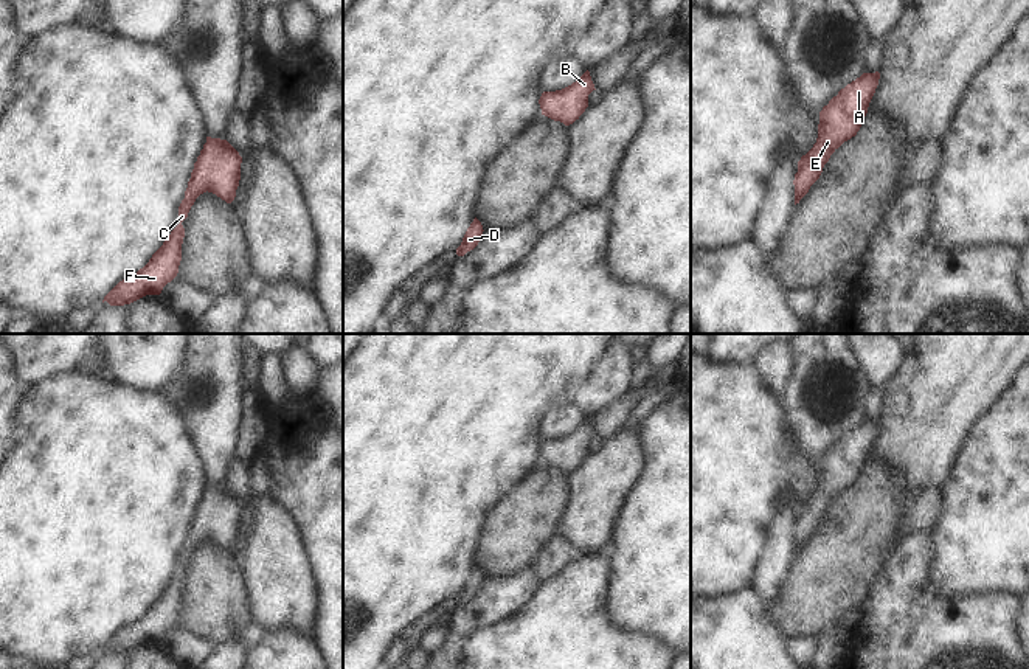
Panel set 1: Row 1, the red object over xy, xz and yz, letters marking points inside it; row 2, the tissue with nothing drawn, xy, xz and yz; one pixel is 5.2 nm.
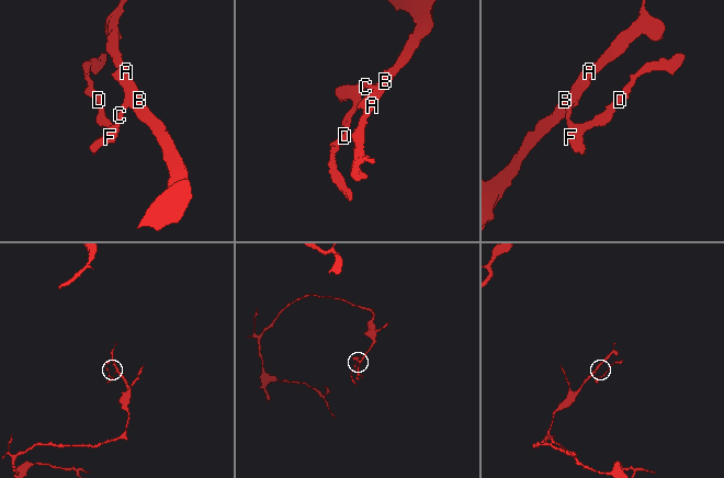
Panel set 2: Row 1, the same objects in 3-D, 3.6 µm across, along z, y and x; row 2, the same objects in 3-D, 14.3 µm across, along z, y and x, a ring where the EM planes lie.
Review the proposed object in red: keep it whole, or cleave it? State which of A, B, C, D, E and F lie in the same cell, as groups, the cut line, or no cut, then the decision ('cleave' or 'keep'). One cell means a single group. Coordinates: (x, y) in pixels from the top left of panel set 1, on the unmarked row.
groups A B C D E F; cut none; keep

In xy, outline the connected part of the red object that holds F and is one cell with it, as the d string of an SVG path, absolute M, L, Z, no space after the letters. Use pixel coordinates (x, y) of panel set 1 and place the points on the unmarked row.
M206 484L206 490L194 511L185 546L178 554L180 571L171 579L149 610L132 624L120 629L104 644L102 650L124 653L146 643L161 641L163 635L178 621L185 585L182 570L188 565L196 546L208 539L231 551L241 528L241 511L242 504L227 487Z

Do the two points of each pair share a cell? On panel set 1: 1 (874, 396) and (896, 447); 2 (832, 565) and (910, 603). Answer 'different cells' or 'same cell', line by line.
1: different cells
2: different cells

